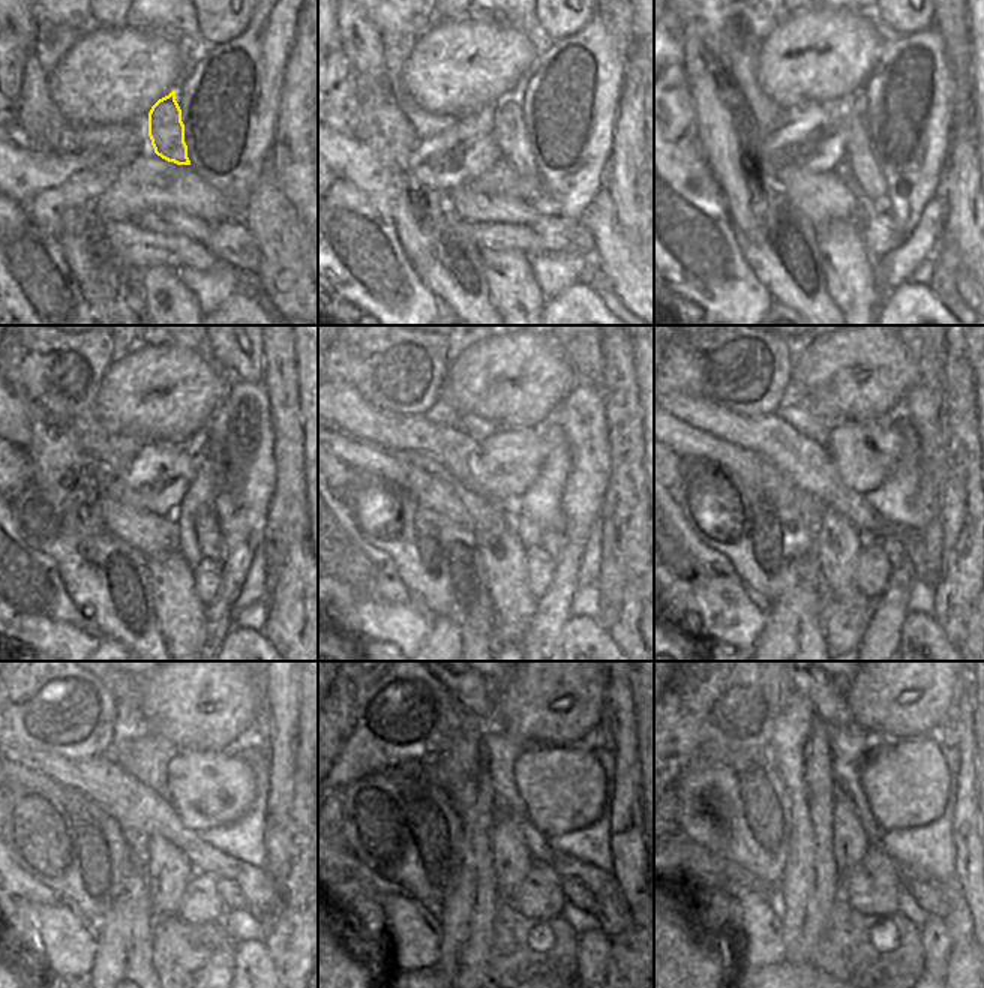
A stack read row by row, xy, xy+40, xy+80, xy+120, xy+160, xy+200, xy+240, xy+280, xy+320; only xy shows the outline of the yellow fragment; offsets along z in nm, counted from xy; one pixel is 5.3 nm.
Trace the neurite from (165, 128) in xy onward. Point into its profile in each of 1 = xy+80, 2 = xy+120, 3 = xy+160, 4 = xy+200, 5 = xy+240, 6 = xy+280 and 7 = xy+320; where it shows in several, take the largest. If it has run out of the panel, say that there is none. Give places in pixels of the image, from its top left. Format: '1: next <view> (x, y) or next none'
1: next xy+80 (873, 183)
2: next xy+120 (210, 540)
3: next xy+160 (552, 541)
4: next xy+200 (896, 552)
5: next xy+240 (230, 892)
6: next xy+280 (573, 891)
7: next xy+320 (908, 885)

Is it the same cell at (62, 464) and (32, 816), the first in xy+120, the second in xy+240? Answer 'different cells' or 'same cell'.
different cells

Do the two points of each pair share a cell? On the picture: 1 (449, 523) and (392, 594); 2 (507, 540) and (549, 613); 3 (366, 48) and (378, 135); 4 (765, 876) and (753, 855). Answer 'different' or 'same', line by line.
1: different
2: different
3: same
4: different

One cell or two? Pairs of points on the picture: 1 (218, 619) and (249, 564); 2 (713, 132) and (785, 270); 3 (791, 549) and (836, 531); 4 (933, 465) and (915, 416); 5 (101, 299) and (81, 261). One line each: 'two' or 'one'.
1: one
2: one
3: two
4: one
5: two

